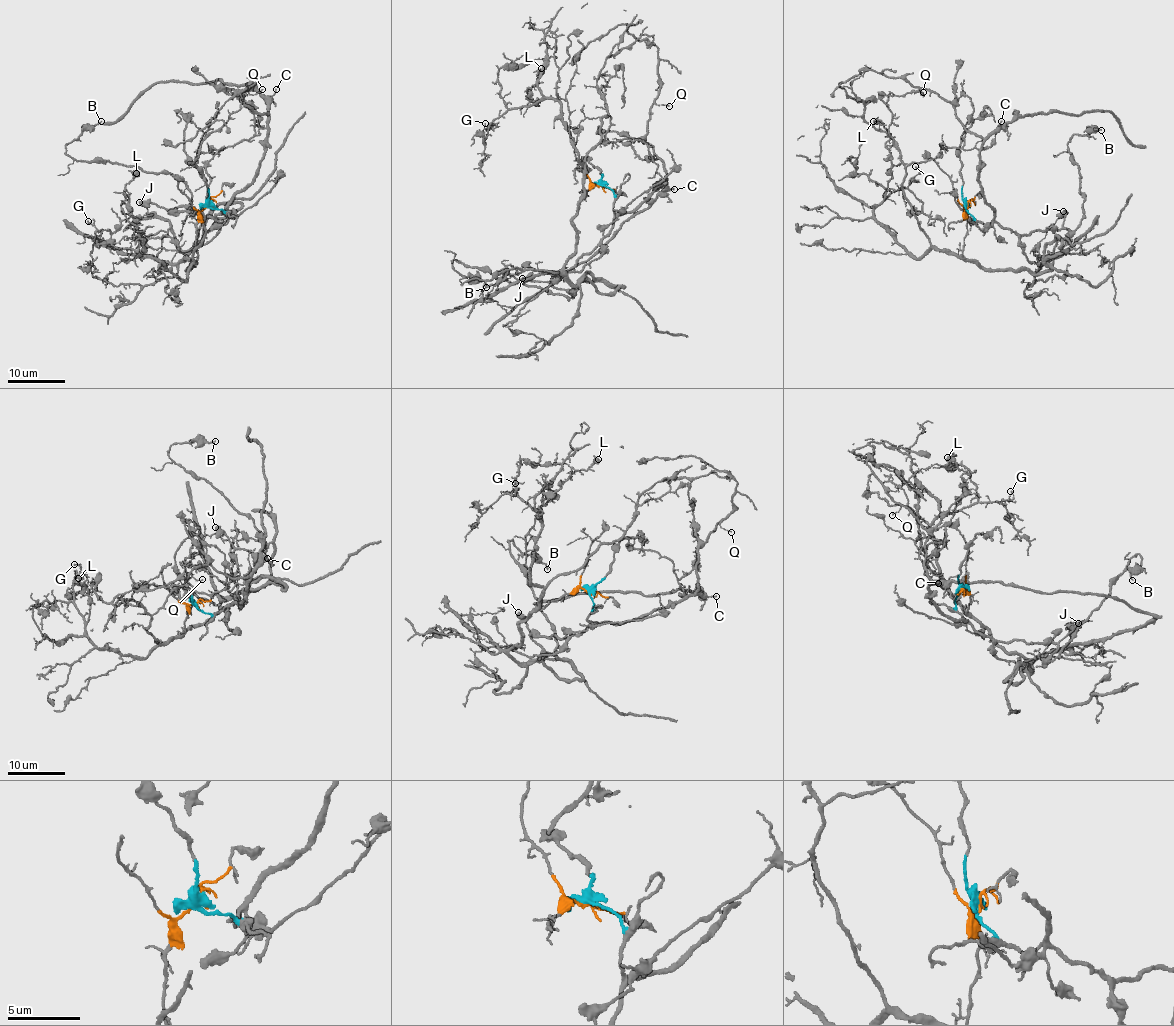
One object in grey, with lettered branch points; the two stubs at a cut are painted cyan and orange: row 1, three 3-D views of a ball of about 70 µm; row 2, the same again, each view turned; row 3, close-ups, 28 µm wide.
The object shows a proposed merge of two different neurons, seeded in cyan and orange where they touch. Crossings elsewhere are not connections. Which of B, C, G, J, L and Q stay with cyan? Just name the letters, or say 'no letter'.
B, C, J, Q

